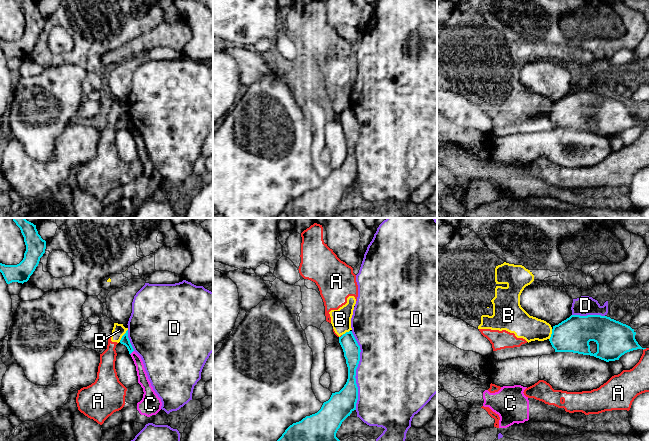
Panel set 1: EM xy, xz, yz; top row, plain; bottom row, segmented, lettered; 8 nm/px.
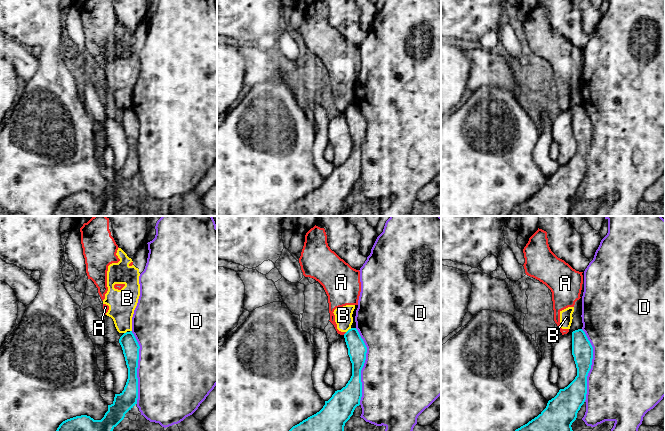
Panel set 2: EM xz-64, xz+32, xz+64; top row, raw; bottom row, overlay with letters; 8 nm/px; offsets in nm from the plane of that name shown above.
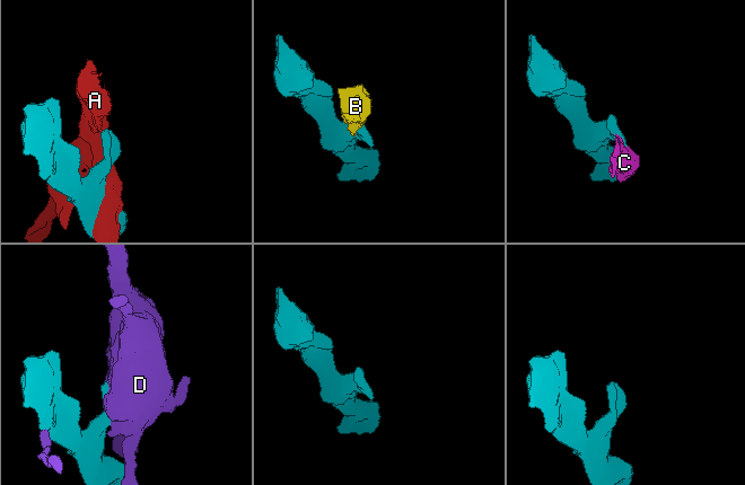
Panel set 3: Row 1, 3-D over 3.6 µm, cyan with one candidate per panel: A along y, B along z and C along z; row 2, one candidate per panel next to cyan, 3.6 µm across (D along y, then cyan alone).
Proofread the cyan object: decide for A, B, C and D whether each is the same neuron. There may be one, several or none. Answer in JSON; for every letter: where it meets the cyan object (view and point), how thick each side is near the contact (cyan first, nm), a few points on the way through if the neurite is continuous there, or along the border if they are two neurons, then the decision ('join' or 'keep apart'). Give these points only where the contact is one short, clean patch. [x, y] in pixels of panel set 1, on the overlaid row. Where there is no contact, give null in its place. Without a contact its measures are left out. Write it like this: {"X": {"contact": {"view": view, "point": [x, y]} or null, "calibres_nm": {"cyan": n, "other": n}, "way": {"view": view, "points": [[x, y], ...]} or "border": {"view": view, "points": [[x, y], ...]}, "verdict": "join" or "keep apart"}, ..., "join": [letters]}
{"A": {"contact": {"view": "yz", "point": [644, 348]}, "calibres_nm": {"cyan": 280, "other": 190}, "verdict": "keep apart"}, "B": {"contact": {"view": "xy", "point": [123, 335]}, "calibres_nm": {"cyan": 70, "other": 100}, "border": {"view": "xy", "points": [[127, 329], [119, 341]]}, "verdict": "keep apart"}, "C": {"contact": {"view": "xy", "point": [132, 351]}, "calibres_nm": {"cyan": 70, "other": 90}, "border": {"view": "xy", "points": [[133, 350], [130, 354]]}, "verdict": "keep apart"}, "D": {"contact": {"view": "xz", "point": [355, 370]}, "calibres_nm": {"cyan": 170, "other": 480}, "verdict": "keep apart"}, "join": []}

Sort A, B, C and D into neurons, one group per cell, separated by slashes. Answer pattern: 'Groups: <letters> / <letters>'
Groups: A B / C / D

